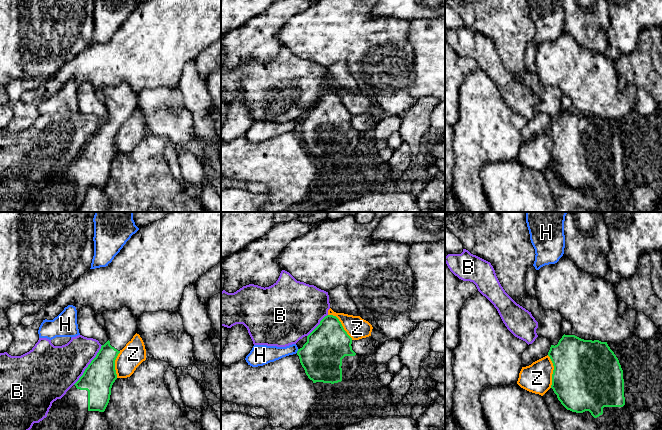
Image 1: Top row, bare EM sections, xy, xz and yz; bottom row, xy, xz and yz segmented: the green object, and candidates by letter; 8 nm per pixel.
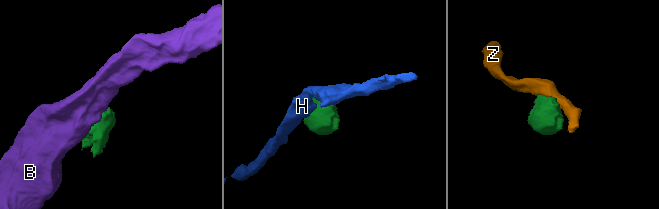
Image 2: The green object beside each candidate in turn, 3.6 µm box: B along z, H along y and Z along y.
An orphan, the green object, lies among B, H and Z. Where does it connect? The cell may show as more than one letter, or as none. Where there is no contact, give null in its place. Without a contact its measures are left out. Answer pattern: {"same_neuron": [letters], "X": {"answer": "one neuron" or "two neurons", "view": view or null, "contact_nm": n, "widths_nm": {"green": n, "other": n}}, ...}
{"same_neuron": [], "B": {"answer": "two neurons", "view": "xy", "contact_nm": 400, "widths_nm": {"green": 260, "other": 360}}, "H": {"answer": "two neurons", "view": "xz", "contact_nm": 40, "widths_nm": {"green": 340, "other": 140}}, "Z": {"answer": "two neurons", "view": "yz", "contact_nm": 260, "widths_nm": {"green": 500, "other": 240}}}

